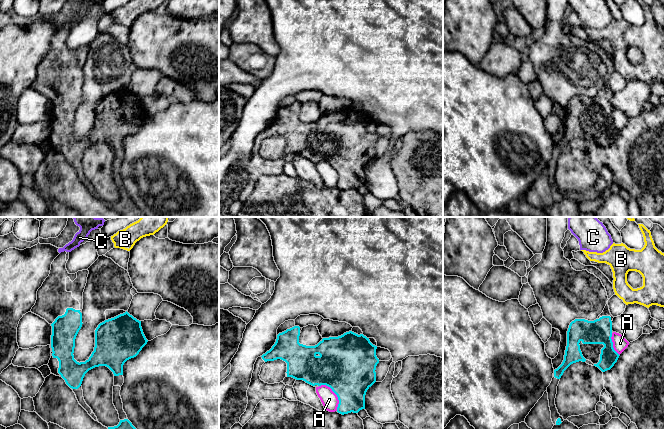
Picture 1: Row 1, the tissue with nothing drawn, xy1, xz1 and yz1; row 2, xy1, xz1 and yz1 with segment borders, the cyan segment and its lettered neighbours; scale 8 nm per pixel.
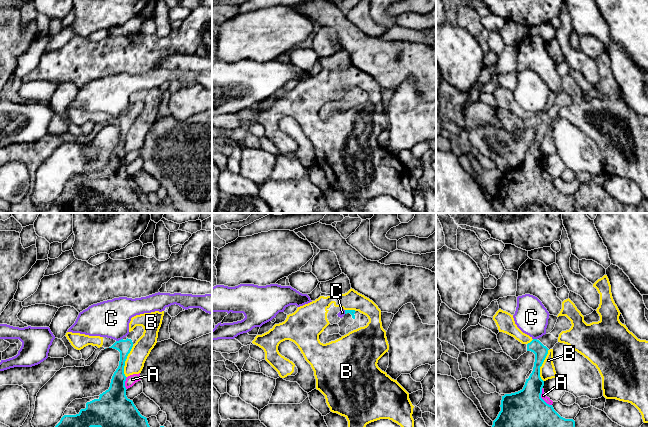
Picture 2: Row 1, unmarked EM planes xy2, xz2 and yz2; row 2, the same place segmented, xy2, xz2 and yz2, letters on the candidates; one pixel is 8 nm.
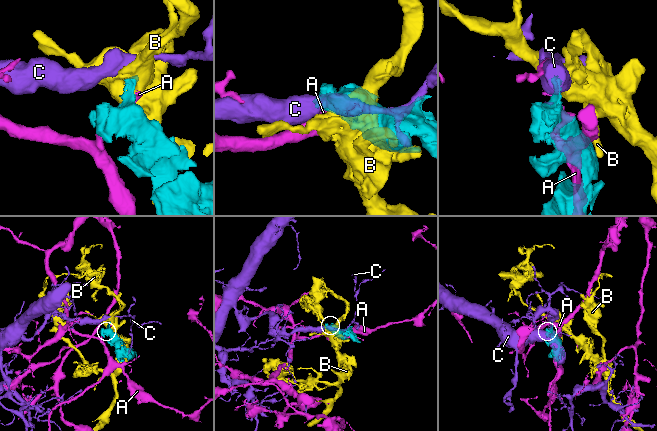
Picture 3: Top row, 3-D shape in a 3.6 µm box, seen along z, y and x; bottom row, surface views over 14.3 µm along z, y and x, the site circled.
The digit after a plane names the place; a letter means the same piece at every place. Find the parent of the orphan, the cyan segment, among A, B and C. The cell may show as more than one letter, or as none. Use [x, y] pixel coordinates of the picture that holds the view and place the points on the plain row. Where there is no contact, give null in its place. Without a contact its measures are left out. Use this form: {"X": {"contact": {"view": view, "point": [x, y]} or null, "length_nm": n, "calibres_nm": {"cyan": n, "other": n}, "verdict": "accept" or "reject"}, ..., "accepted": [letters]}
{"A": {"contact": {"view": "xz1", "point": [335, 169]}, "length_nm": 260, "calibres_nm": {"cyan": 460, "other": 140}, "verdict": "reject"}, "B": {"contact": {"view": "xy2", "point": [125, 136]}, "length_nm": 280, "calibres_nm": {"cyan": 140, "other": 150}, "verdict": "reject"}, "C": {"contact": {"view": "xy2", "point": [119, 116]}, "length_nm": 60, "calibres_nm": {"cyan": 110, "other": 300}, "verdict": "reject"}, "accepted": []}

